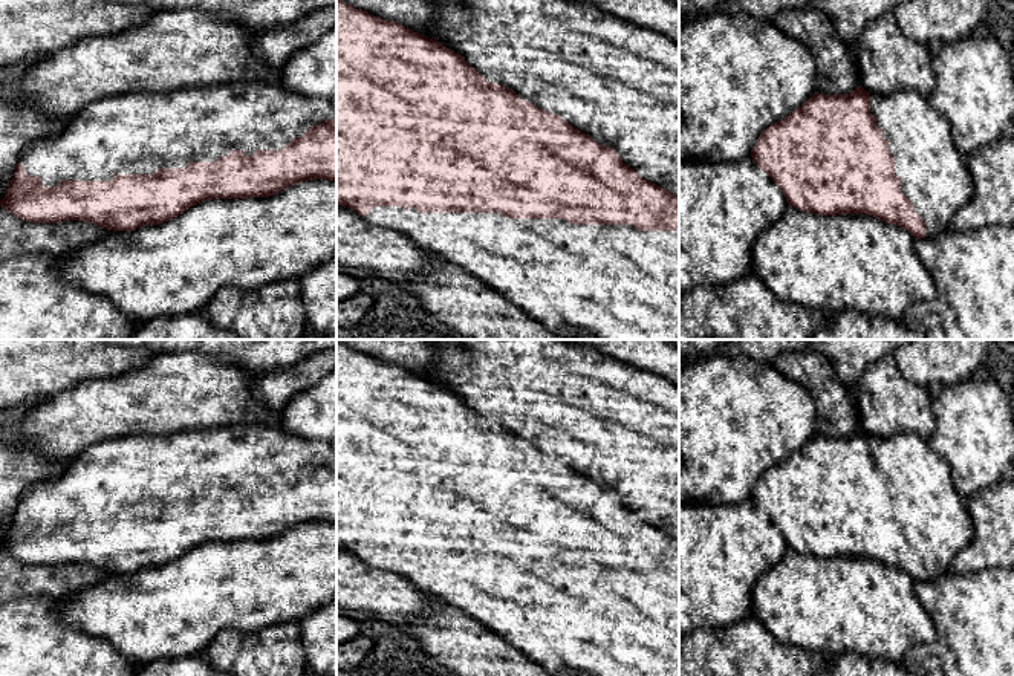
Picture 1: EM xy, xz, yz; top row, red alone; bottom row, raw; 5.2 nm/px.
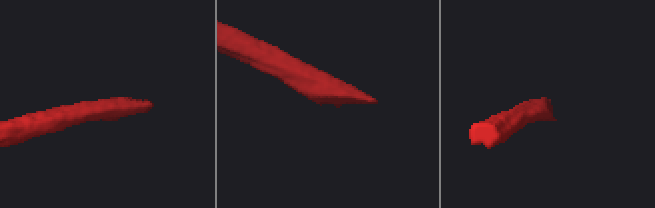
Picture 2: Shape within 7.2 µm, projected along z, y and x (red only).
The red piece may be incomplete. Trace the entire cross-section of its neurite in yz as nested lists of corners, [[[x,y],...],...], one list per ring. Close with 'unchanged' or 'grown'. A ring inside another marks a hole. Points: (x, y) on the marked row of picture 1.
[[[860,86],[846,95],[815,92],[785,119],[762,132],[751,158],[780,187],[789,206],[820,216],[873,216],[907,229],[915,239],[936,237],[948,229],[956,211],[974,193],[967,156],[953,142],[950,121],[916,90],[876,95]]]; grown

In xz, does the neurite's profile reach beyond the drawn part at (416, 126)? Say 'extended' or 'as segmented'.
extended

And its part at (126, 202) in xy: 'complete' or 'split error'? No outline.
split error

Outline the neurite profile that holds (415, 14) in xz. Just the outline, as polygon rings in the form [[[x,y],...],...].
[[[343,0],[385,21],[396,21],[427,37],[436,0]]]

